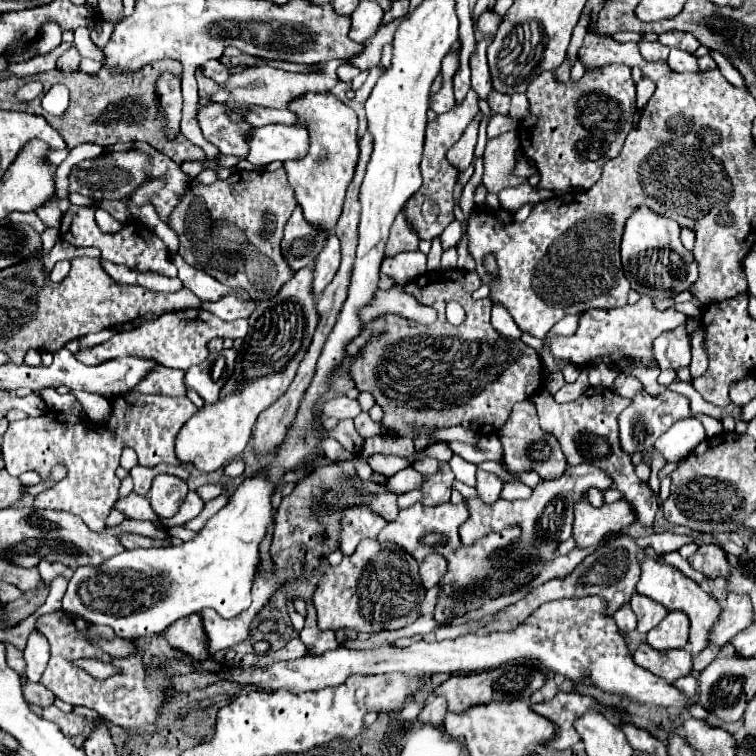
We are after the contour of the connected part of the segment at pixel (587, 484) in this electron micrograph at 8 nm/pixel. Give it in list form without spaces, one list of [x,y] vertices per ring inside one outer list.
[[[579,464],[579,466],[569,466],[561,478],[555,478],[549,482],[539,482],[533,488],[533,494],[525,500],[513,500],[513,502],[497,500],[495,504],[485,504],[479,498],[467,500],[471,516],[459,530],[461,540],[469,546],[477,538],[481,538],[489,532],[499,532],[499,530],[509,528],[509,526],[521,526],[523,528],[521,538],[525,538],[525,550],[529,550],[529,554],[541,554],[541,560],[549,562],[553,558],[553,550],[557,548],[557,544],[571,536],[573,504],[589,488],[597,488],[597,490],[605,492],[611,486],[613,486],[613,482],[603,470],[599,470],[591,464]]]

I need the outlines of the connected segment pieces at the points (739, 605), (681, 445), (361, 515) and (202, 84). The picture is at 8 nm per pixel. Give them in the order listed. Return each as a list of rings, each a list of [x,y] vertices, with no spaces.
[[[727,594],[725,602],[721,604],[721,614],[715,626],[711,628],[707,648],[701,650],[697,656],[693,656],[691,674],[699,674],[701,670],[705,670],[705,666],[709,666],[715,660],[719,650],[733,638],[733,634],[741,632],[751,624],[751,614],[753,608],[749,606],[749,598]]]
[[[685,418],[675,422],[665,434],[661,434],[655,442],[655,448],[663,454],[667,462],[677,462],[691,454],[697,448],[697,444],[703,442],[703,438],[703,424],[697,418]]]
[[[347,506],[341,512],[339,550],[349,556],[357,548],[361,538],[377,538],[387,520],[367,506]]]
[[[197,70],[197,82],[199,82],[199,106],[207,106],[209,104],[207,96],[213,94],[213,92],[217,92],[219,86],[211,78],[205,78],[201,74],[201,70]]]

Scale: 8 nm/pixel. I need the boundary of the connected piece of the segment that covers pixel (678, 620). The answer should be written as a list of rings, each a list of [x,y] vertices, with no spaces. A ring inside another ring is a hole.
[[[669,612],[659,622],[659,626],[649,630],[645,642],[661,652],[661,650],[685,648],[687,646],[687,638],[689,638],[689,622],[687,622],[685,614]]]

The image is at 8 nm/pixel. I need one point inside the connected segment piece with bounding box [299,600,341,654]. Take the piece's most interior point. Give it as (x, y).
(317, 641)

